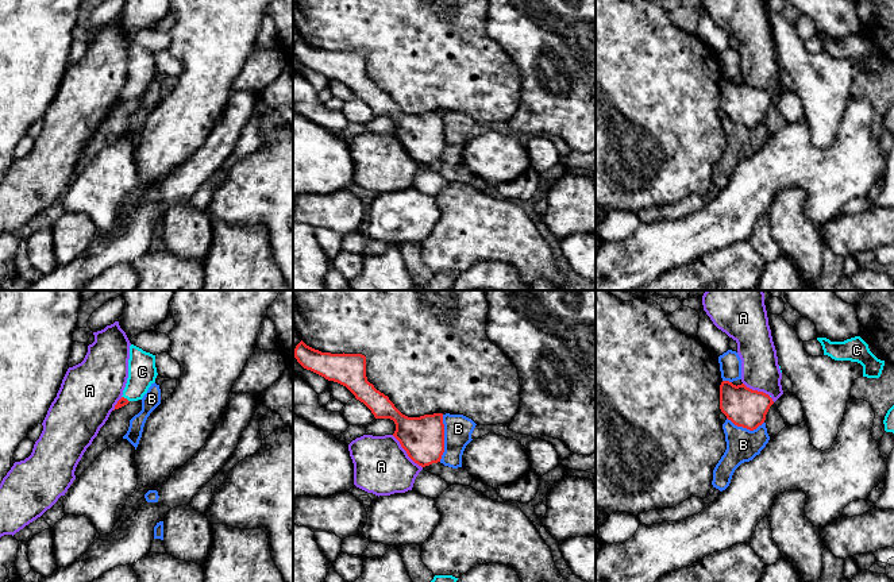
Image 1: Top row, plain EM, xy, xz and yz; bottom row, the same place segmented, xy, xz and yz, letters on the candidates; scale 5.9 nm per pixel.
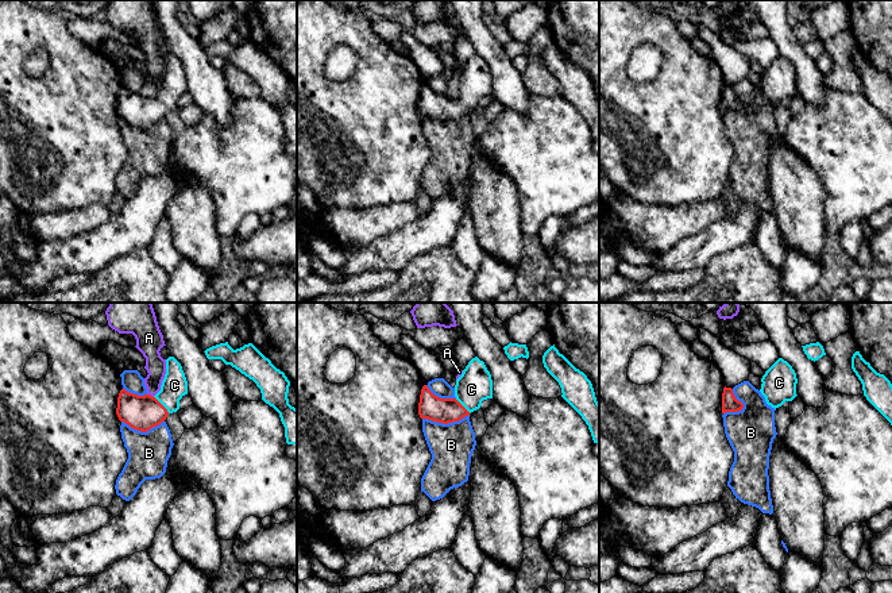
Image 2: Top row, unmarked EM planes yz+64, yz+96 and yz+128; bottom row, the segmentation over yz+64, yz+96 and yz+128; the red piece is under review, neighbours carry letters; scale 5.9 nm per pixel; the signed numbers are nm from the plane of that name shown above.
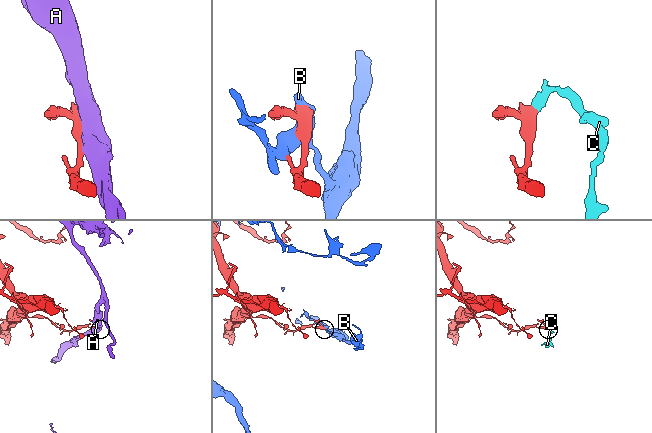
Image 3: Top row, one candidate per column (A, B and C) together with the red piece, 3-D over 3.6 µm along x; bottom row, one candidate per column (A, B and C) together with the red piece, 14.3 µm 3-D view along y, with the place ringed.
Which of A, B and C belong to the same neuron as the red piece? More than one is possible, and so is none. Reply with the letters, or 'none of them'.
C

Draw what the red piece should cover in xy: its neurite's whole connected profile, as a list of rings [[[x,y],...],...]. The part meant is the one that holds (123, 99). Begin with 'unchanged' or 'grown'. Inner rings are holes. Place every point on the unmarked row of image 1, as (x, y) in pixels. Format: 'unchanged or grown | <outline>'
grown | [[[131,42],[128,57],[128,76],[122,96],[115,103],[119,107],[130,99],[142,97],[149,85],[155,80],[158,70],[155,53]]]

